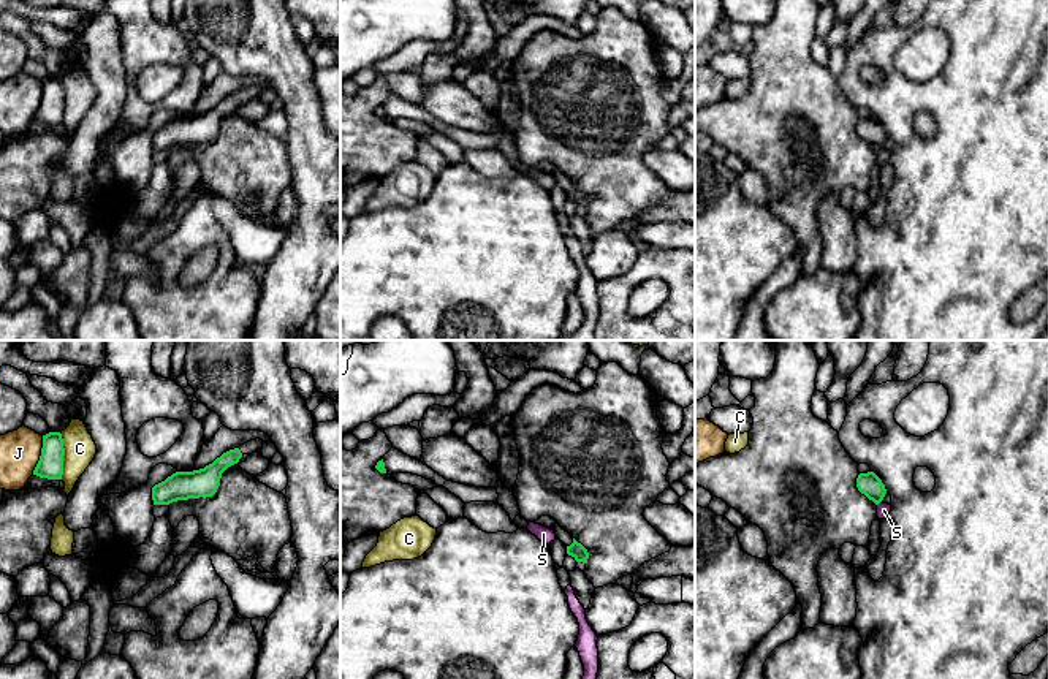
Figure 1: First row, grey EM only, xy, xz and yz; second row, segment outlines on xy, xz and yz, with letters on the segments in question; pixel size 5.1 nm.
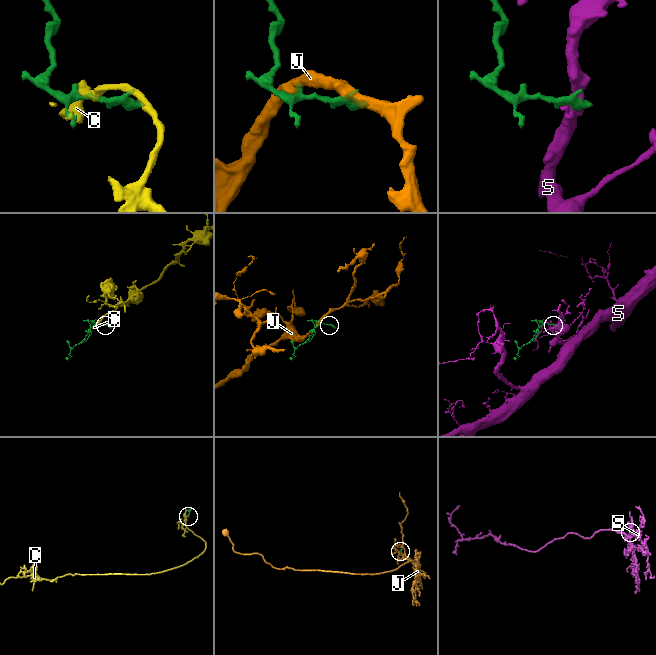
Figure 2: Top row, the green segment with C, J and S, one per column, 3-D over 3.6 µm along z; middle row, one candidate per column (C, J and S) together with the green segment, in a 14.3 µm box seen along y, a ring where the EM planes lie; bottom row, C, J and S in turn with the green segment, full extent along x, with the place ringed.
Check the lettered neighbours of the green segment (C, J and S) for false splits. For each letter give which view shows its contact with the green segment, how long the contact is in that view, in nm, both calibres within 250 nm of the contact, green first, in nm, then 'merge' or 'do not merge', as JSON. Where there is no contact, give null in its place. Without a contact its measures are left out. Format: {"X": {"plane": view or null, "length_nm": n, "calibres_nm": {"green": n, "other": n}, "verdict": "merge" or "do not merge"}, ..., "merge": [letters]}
{"C": {"plane": "xy", "length_nm": 240, "calibres_nm": {"green": 130, "other": 160}, "verdict": "do not merge"}, "J": {"plane": "xy", "length_nm": 200, "calibres_nm": {"green": 130, "other": 200}, "verdict": "do not merge"}, "S": {"plane": "yz", "length_nm": 40, "calibres_nm": {"green": 120, "other": 70}, "verdict": "do not merge"}, "merge": []}

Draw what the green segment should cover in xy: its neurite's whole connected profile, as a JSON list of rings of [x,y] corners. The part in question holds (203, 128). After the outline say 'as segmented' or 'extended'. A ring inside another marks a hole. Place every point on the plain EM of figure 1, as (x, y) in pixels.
[[[234,93],[223,98],[204,114],[173,119],[152,133],[154,150],[169,150],[177,146],[212,142],[220,131],[222,119],[228,112],[237,109],[241,103],[241,95]]]; as segmented

